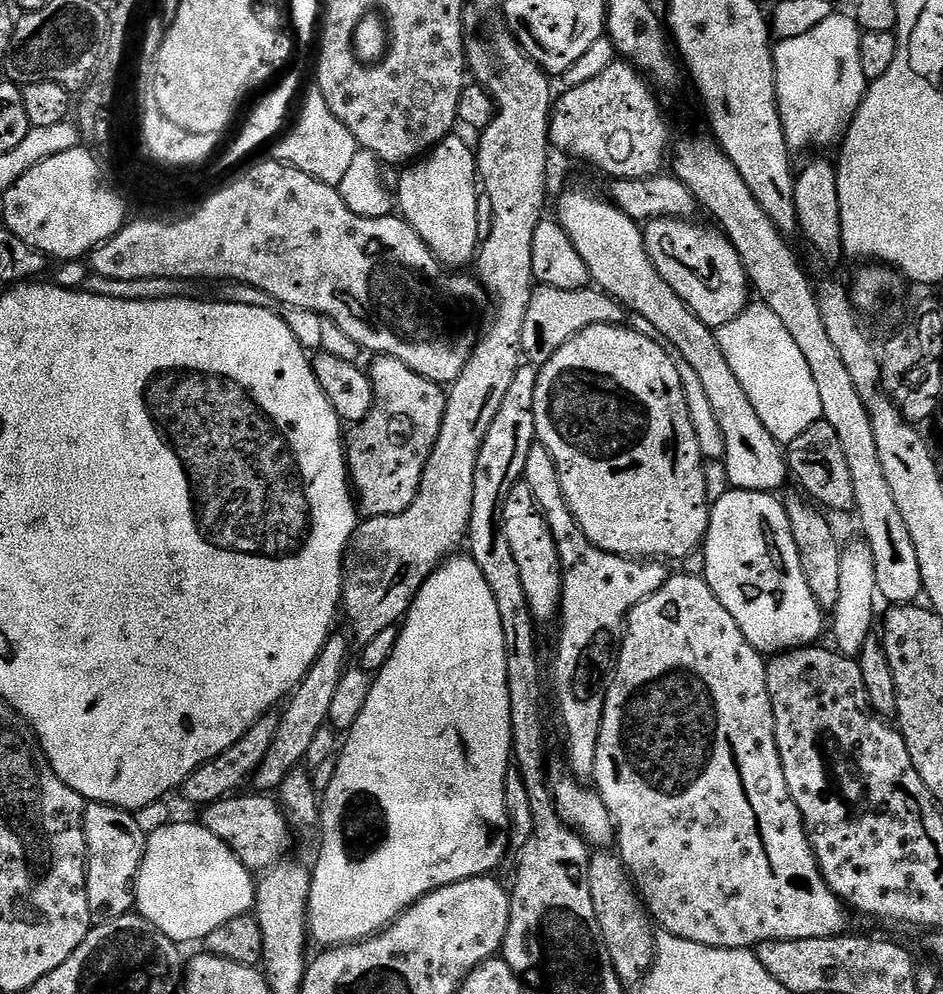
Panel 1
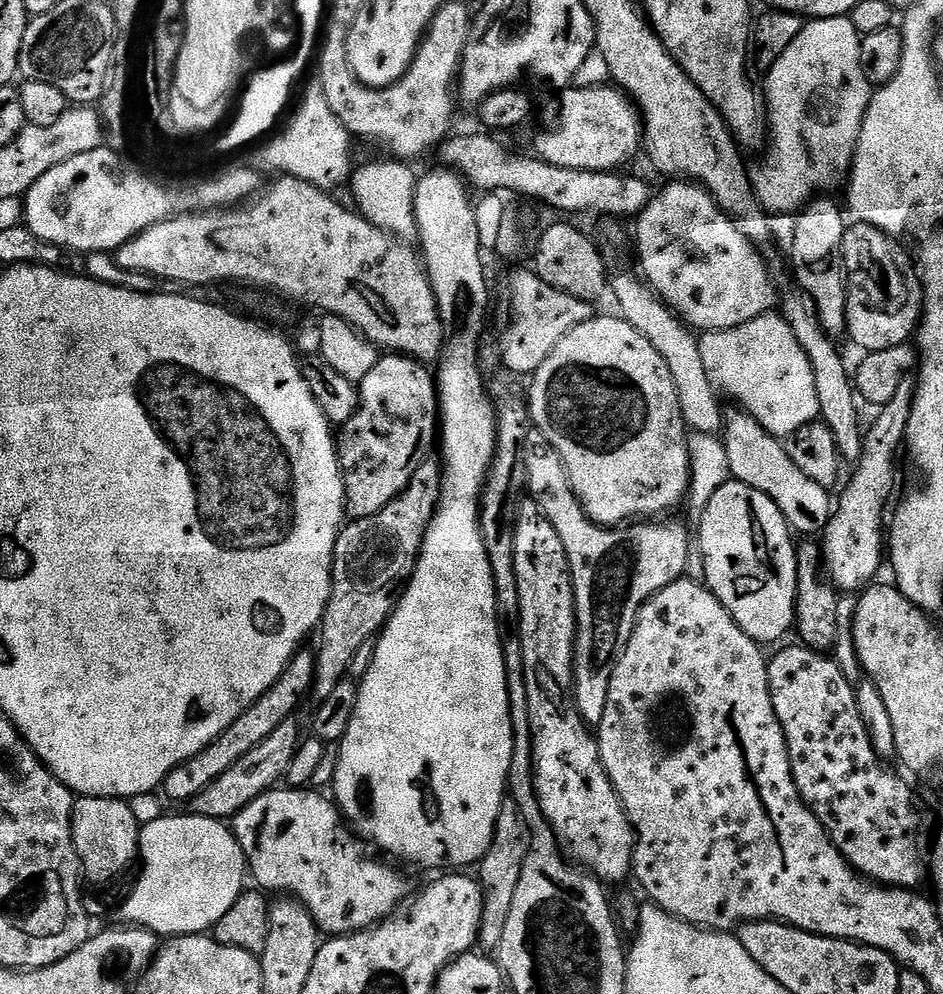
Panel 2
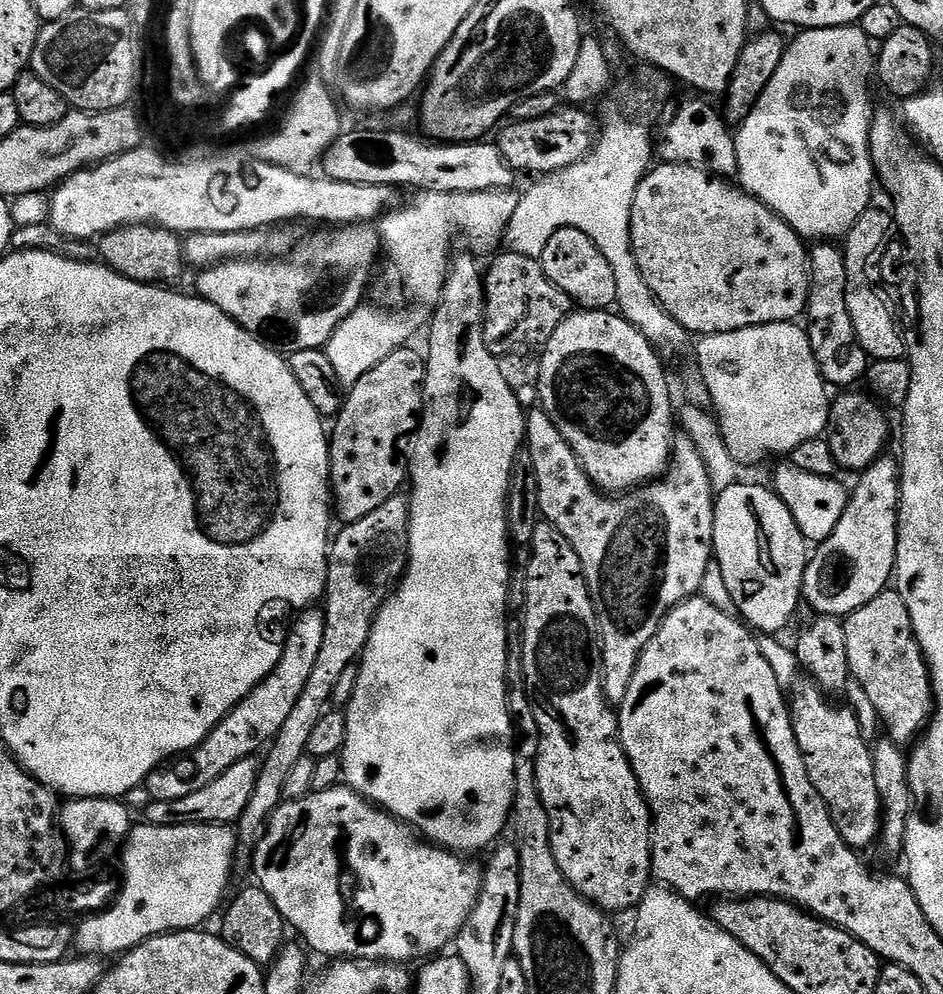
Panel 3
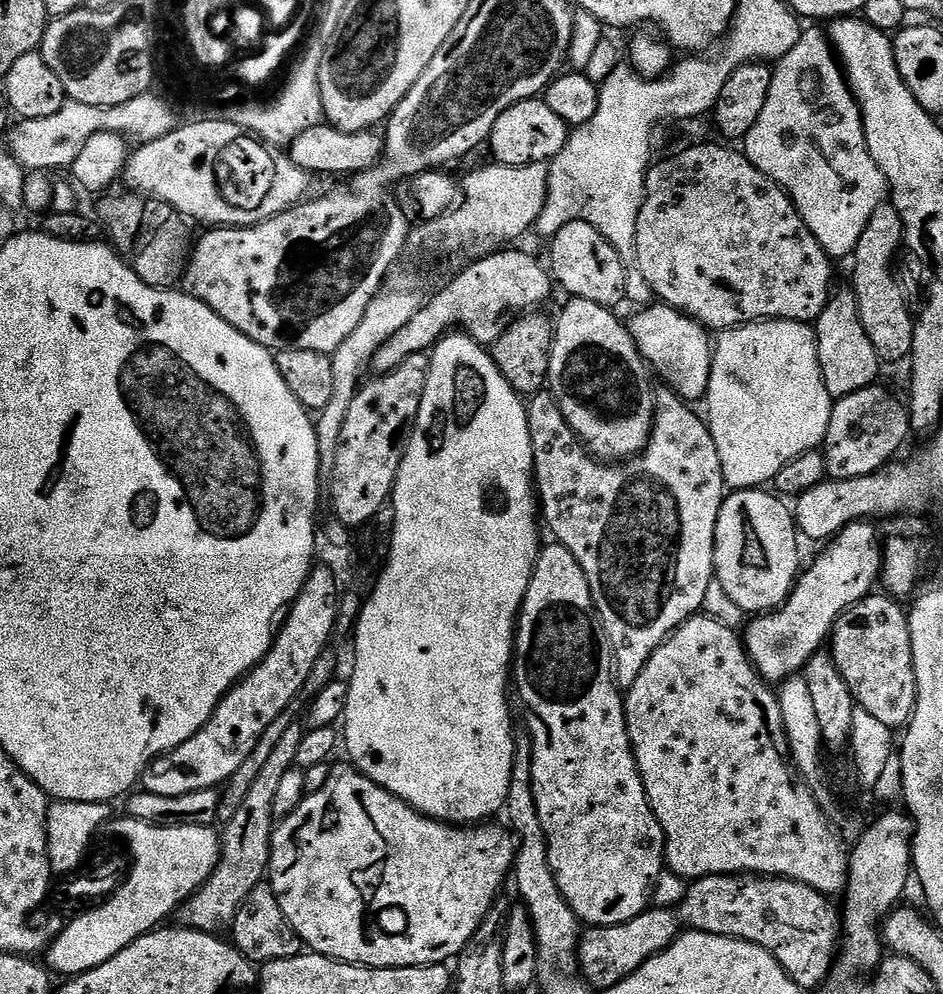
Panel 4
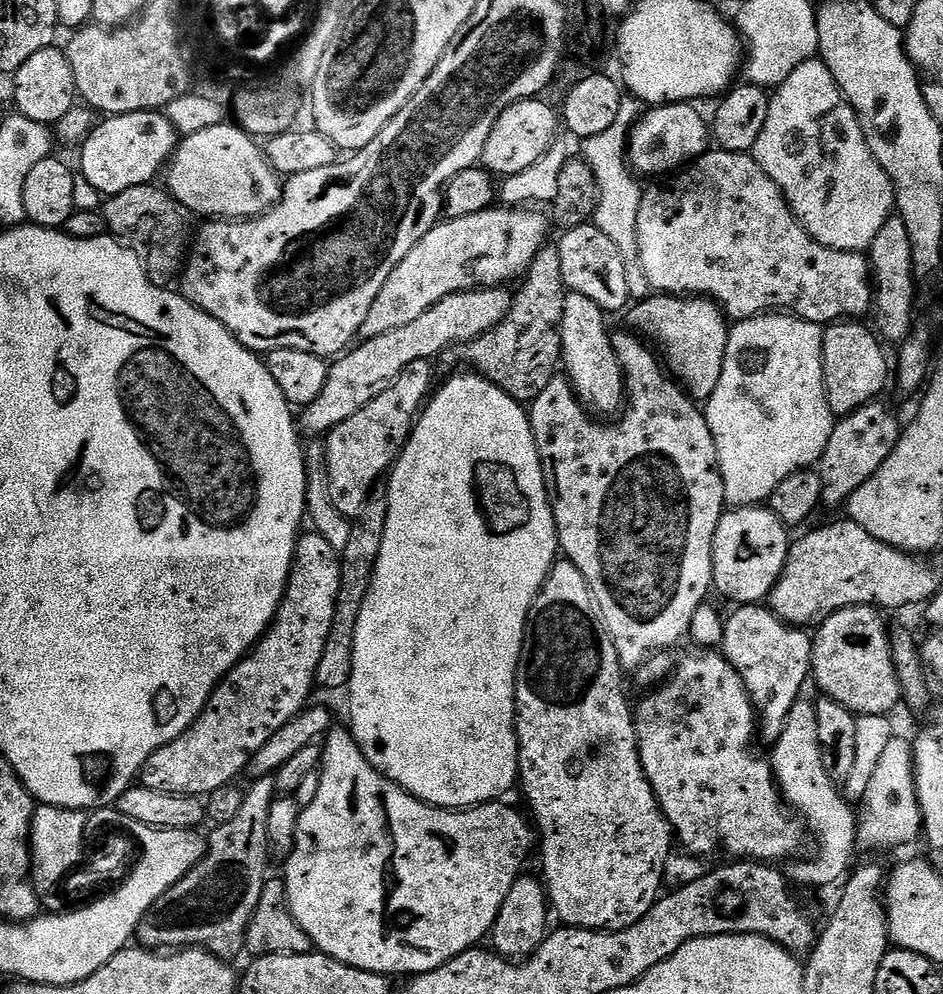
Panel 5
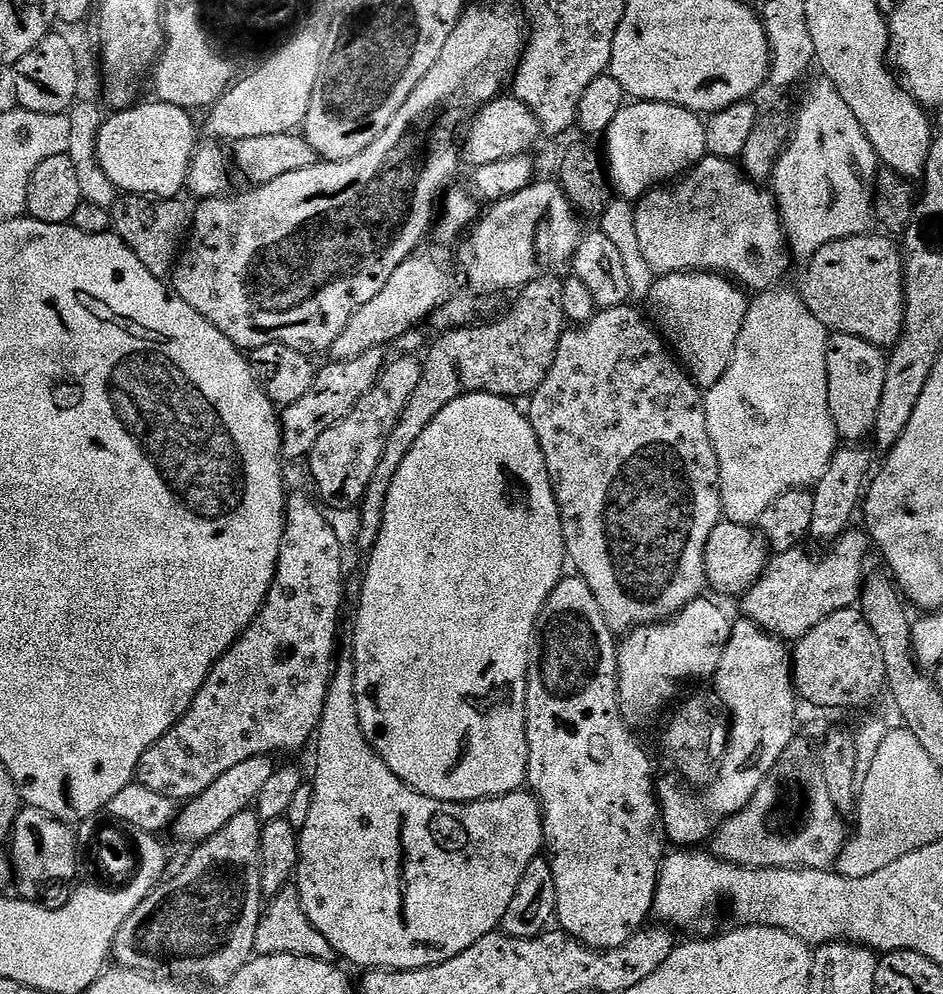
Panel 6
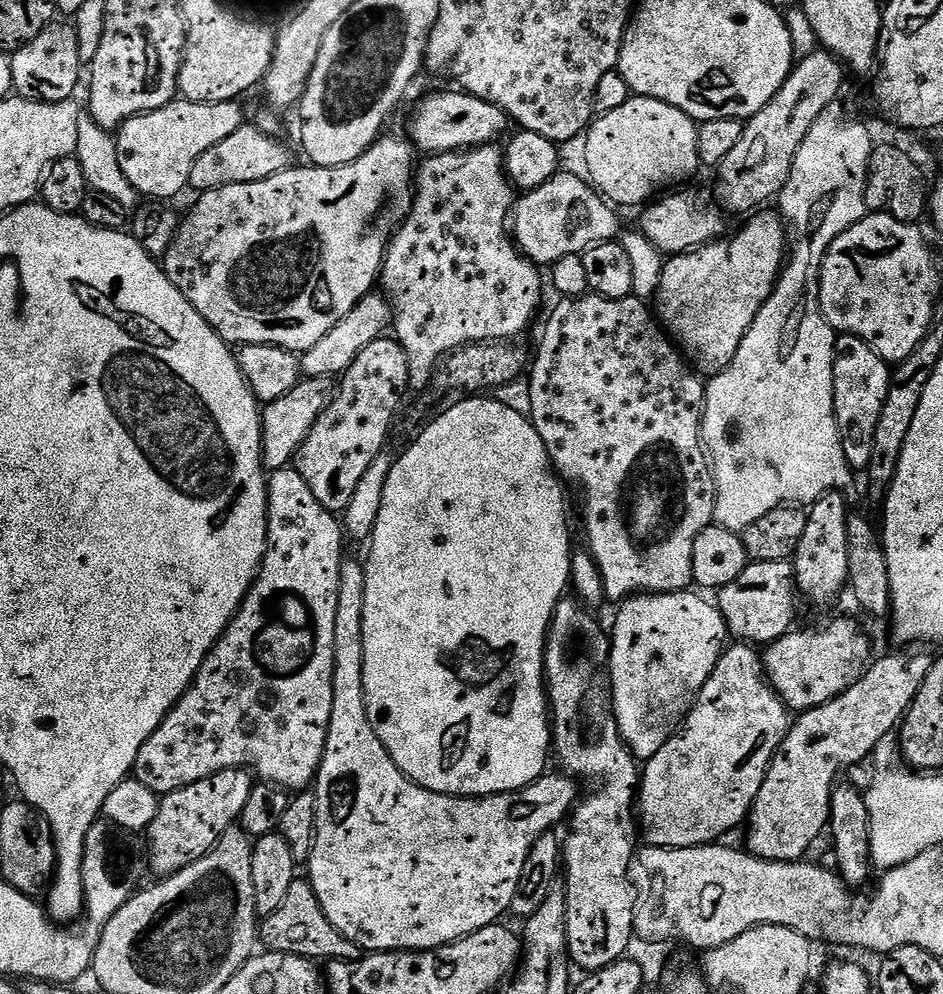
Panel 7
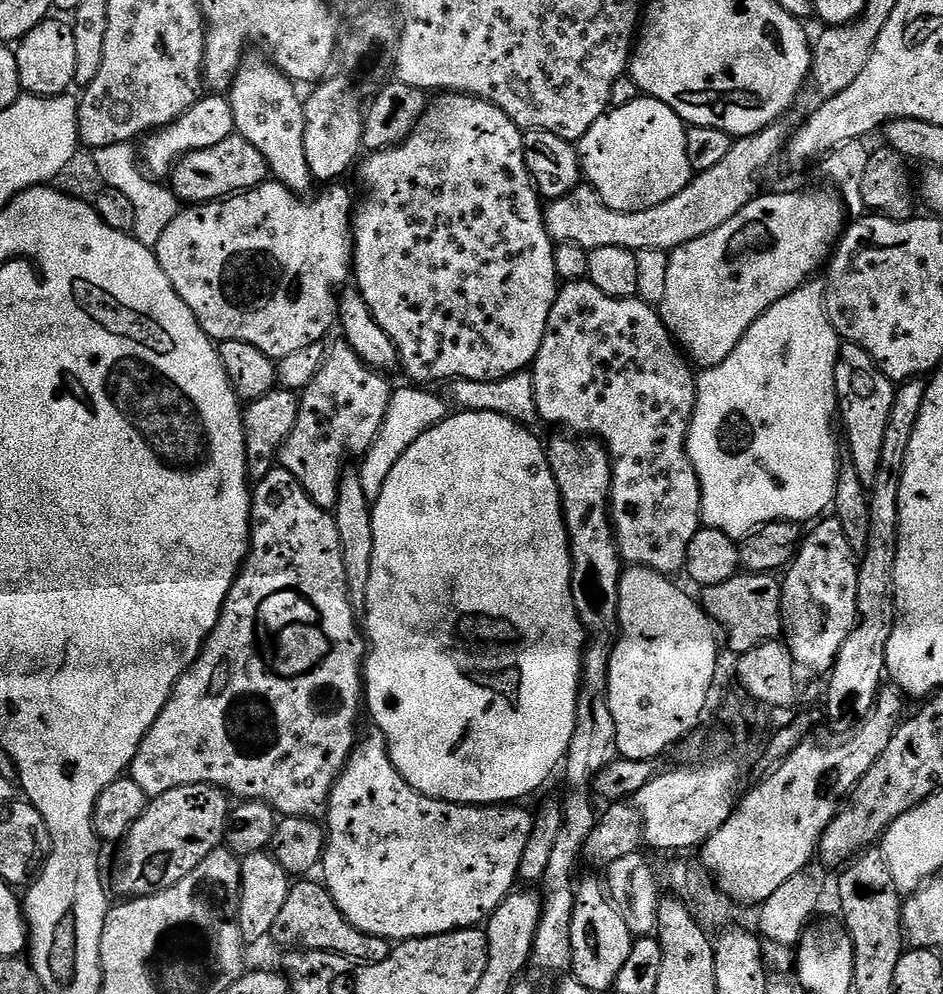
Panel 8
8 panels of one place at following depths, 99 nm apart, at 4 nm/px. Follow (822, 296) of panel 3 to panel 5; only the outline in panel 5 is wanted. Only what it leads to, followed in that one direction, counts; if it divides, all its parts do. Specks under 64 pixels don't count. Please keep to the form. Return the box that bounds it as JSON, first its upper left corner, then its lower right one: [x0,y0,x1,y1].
[822,318,890,417]

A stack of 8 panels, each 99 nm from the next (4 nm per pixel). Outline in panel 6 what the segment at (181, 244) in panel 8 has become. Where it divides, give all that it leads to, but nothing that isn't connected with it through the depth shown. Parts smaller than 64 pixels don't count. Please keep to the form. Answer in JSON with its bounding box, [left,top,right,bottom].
[171,4,526,354]

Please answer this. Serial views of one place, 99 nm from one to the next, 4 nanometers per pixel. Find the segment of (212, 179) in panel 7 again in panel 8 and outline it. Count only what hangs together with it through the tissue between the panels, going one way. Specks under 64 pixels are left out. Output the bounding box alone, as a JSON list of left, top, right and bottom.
[170,134,269,205]

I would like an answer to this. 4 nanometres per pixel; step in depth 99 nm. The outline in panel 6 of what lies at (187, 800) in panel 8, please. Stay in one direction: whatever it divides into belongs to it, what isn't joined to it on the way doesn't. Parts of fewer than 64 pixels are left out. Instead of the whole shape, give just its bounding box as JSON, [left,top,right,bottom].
[174,755,276,846]

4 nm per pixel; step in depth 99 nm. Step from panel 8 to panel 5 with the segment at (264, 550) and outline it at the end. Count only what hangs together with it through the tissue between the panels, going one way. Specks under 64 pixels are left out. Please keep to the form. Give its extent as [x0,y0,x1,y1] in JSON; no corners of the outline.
[138,534,341,798]

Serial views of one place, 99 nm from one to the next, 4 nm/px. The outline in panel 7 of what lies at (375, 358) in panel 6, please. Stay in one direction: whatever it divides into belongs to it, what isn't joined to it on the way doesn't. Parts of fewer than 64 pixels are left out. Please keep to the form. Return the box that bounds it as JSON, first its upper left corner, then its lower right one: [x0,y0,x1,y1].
[260,378,334,473]

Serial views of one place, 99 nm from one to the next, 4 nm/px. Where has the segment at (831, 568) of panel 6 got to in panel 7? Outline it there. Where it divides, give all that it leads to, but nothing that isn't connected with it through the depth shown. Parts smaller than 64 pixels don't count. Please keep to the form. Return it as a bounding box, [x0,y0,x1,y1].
[718,561,798,646]

